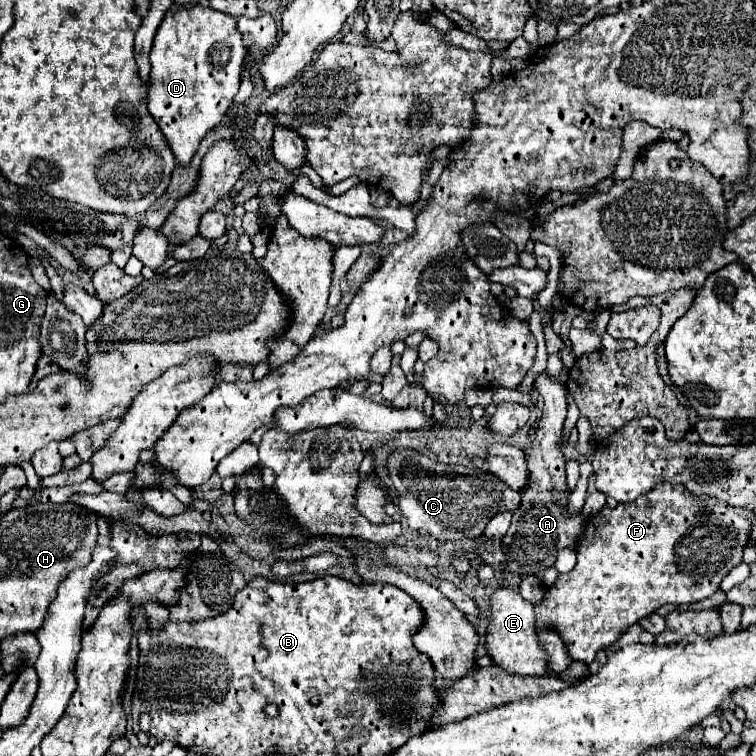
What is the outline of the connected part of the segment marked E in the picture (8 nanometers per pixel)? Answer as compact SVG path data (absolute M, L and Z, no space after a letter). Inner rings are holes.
M497 588L489 596L489 604L491 604L491 616L485 634L487 656L493 660L493 664L499 664L509 674L543 676L547 672L547 664L545 664L547 654L537 642L533 604L527 602L517 590L511 588Z

